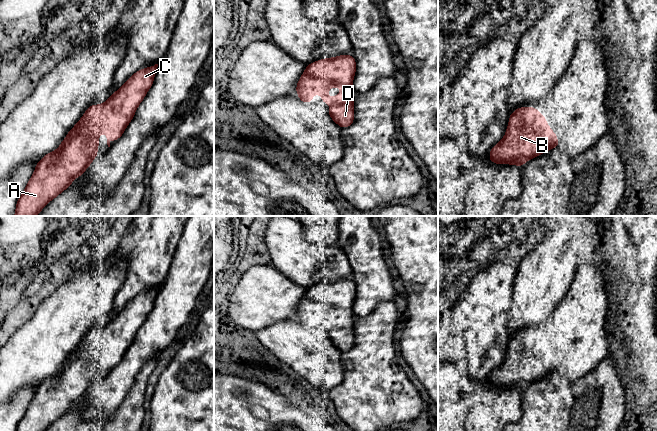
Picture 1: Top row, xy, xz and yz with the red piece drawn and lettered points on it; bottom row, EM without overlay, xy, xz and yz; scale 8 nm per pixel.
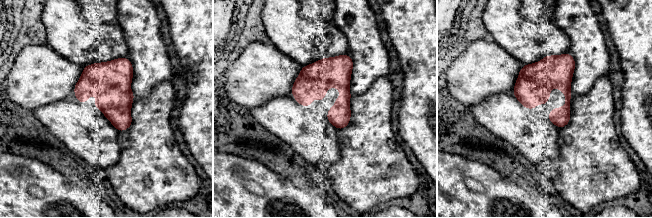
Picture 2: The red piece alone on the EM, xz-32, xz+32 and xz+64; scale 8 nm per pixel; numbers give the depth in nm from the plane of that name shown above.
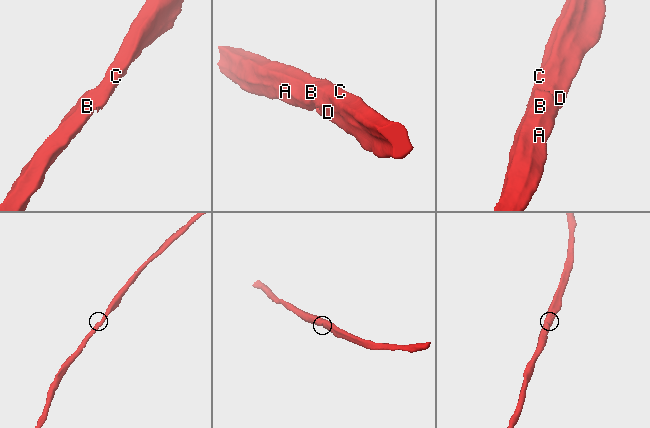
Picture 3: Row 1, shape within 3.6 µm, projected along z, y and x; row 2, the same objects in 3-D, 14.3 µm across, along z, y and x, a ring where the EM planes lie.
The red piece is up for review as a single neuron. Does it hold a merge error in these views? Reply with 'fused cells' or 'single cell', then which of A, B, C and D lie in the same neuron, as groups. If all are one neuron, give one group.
single cell | A B C D

